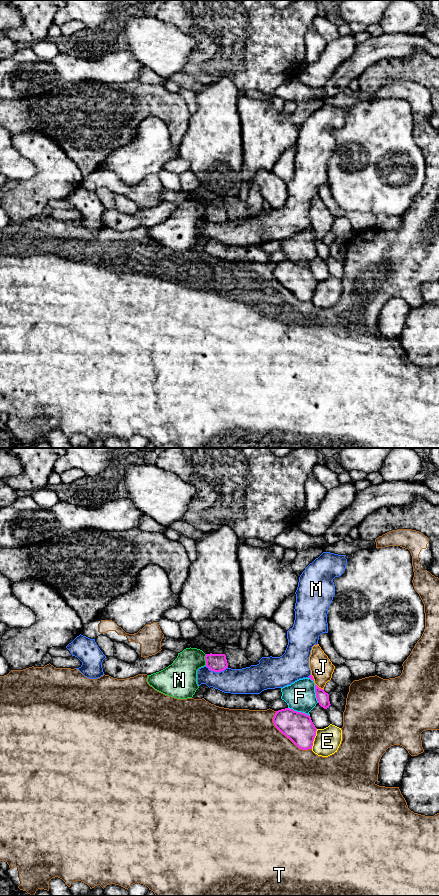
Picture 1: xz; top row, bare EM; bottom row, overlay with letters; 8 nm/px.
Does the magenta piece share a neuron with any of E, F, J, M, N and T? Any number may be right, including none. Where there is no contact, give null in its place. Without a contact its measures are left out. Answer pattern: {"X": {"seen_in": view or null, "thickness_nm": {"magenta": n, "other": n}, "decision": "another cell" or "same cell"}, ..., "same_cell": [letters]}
{"E": {"seen_in": "xz", "thickness_nm": {"magenta": 240, "other": 200}, "decision": "another cell"}, "F": {"seen_in": "xz", "thickness_nm": {"magenta": 240, "other": 240}, "decision": "another cell"}, "J": {"seen_in": "xz", "thickness_nm": {"magenta": 100, "other": 180}, "decision": "another cell"}, "M": {"seen_in": "xz", "thickness_nm": {"magenta": 140, "other": 200}, "decision": "another cell"}, "N": {"seen_in": "xz", "thickness_nm": {"magenta": 140, "other": 260}, "decision": "another cell"}, "T": {"seen_in": "xz", "thickness_nm": {"magenta": 240, "other": 500}, "decision": "another cell"}, "same_cell": []}

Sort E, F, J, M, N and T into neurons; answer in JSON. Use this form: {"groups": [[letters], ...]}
{"groups": [["E"], ["F"], ["J"], ["M"], ["N"], ["T"]]}

